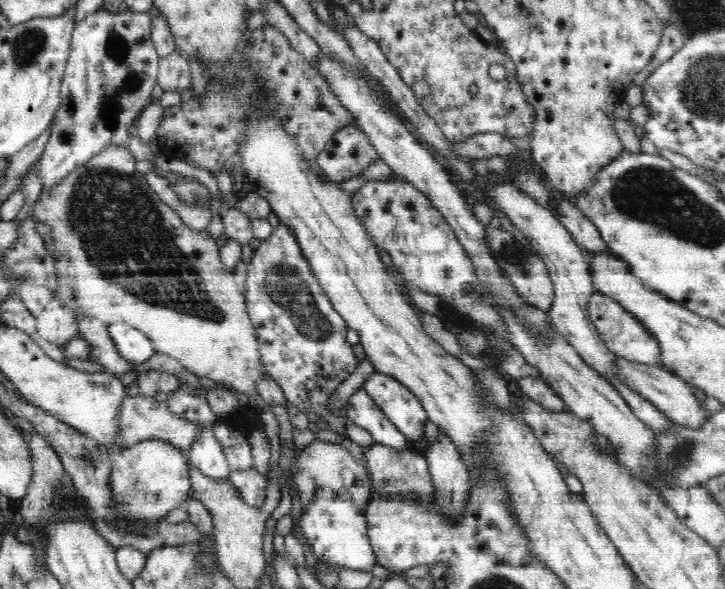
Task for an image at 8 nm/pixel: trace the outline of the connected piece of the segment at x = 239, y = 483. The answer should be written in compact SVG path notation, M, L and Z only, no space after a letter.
M254 467L248 470L231 470L229 481L237 488L239 498L253 507L261 507L266 498L266 476Z

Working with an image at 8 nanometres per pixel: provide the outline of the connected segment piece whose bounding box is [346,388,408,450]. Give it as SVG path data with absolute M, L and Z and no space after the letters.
M358 388L350 396L346 407L348 422L366 429L376 442L395 448L395 450L407 448L407 436L386 418L363 388Z

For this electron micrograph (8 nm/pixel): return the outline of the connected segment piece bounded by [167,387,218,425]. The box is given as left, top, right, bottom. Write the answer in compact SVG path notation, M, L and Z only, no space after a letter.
M178 387L168 396L167 405L176 416L201 425L218 420L204 397L185 392Z

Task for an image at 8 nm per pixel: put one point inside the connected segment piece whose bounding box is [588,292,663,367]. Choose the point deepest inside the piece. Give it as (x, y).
(625, 337)

